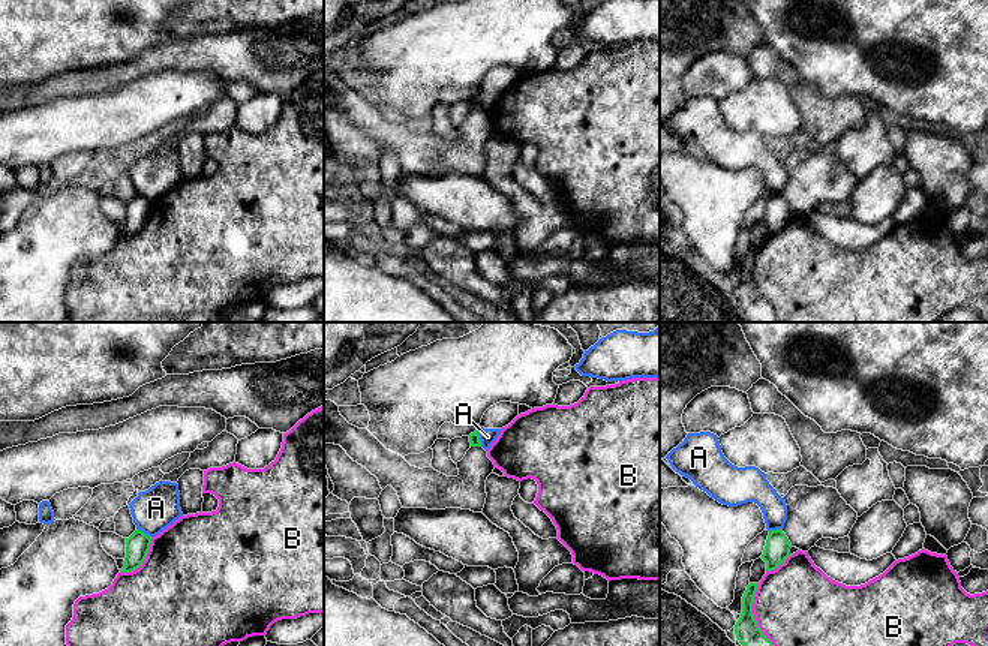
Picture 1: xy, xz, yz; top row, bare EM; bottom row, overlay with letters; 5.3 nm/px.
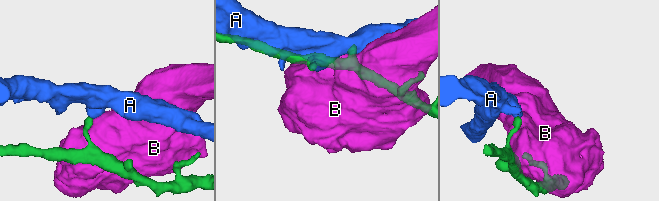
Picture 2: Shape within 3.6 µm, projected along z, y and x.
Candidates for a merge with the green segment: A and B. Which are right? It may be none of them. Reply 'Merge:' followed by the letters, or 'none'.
Merge: none

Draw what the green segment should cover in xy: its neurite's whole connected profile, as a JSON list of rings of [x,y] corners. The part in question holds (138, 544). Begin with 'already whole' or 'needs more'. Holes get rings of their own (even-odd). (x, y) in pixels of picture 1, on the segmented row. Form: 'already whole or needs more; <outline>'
already whole; [[[136,529],[129,538],[126,538],[126,558],[123,573],[132,573],[138,570],[147,558],[150,550],[151,537]]]

